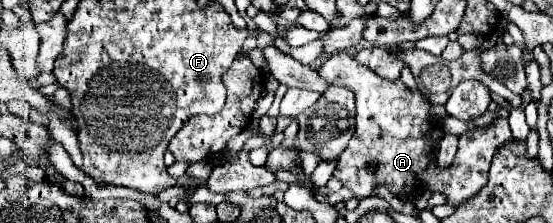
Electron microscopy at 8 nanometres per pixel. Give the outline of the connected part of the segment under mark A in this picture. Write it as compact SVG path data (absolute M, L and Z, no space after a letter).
M345 52L333 54L319 68L319 76L329 84L349 88L357 98L357 130L349 140L347 150L339 156L335 168L335 178L353 192L355 200L373 196L373 188L381 184L387 186L393 196L399 196L405 186L415 186L417 190L427 186L433 192L445 194L449 204L465 202L473 198L489 180L489 166L495 150L513 140L509 122L505 118L497 118L497 122L460 135L453 164L449 168L441 168L437 164L437 152L443 138L443 128L441 124L433 124L429 118L431 104L421 92L409 90L401 80L389 82L373 74L373 70L361 66Z

